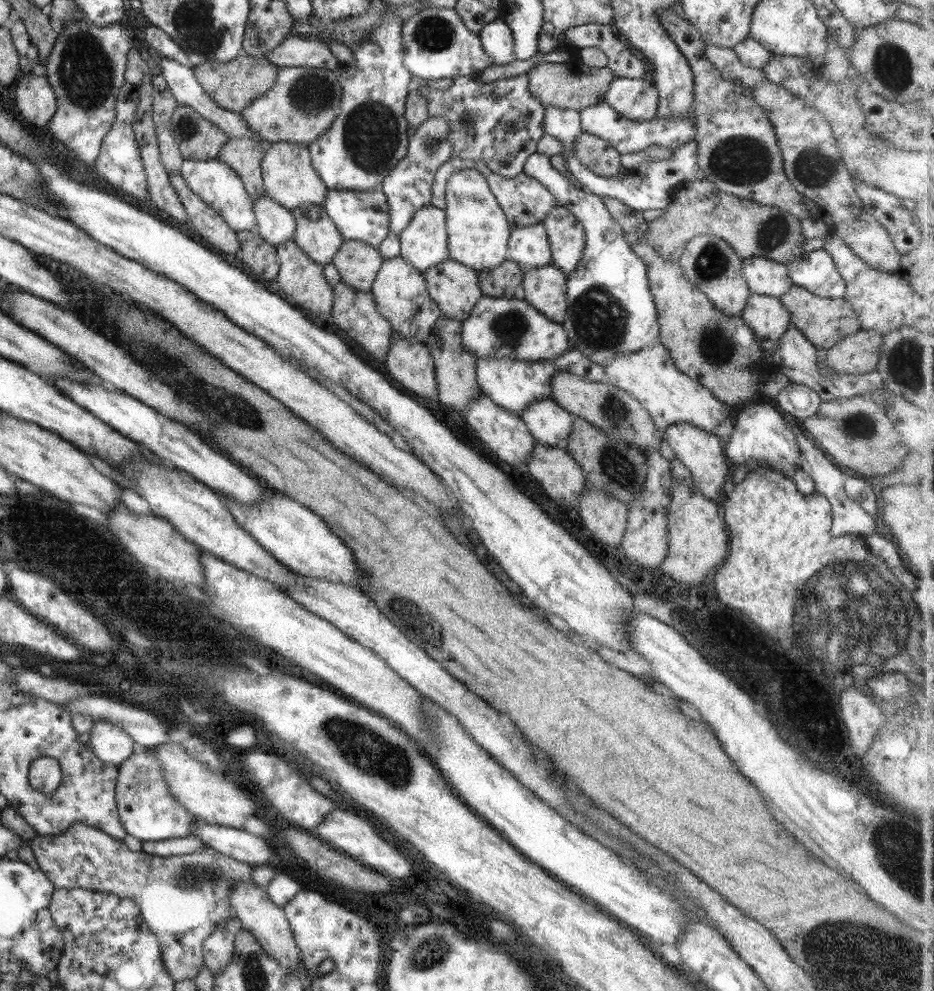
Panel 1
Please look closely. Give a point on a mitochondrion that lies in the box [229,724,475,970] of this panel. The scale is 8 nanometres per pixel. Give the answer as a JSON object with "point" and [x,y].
{"point":[431,954]}

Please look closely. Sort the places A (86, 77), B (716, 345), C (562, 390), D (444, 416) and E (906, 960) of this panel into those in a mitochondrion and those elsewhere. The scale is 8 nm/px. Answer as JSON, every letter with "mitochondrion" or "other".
{"A":"mitochondrion","B":"mitochondrion","C":"other","D":"other","E":"other"}

